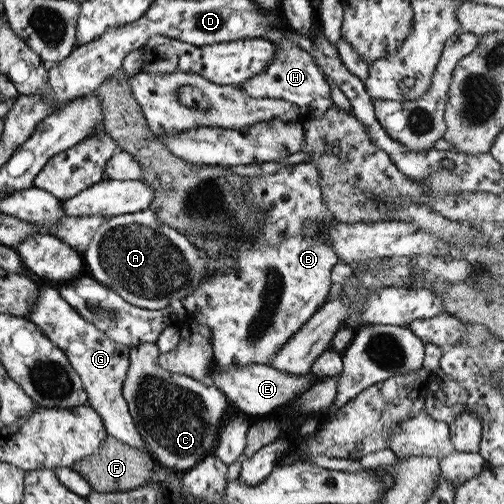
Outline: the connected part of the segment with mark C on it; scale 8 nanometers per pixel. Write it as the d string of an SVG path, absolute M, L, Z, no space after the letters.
M156 343L131 348L122 397L126 399L134 426L158 464L172 472L184 473L206 455L214 453L219 428L225 423L225 418L243 413L214 385L159 368L159 355Z

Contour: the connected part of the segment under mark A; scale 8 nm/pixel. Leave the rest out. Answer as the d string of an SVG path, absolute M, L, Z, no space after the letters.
M149 208L140 212L128 213L109 217L104 224L94 233L88 248L82 253L88 275L98 282L105 284L107 288L116 292L126 302L138 308L148 308L160 310L174 304L176 301L182 302L190 292L194 292L200 283L214 274L228 274L230 270L238 268L238 261L234 261L231 256L215 254L209 256L203 250L196 248L189 237L182 235L176 230L172 230L164 224L156 213Z

